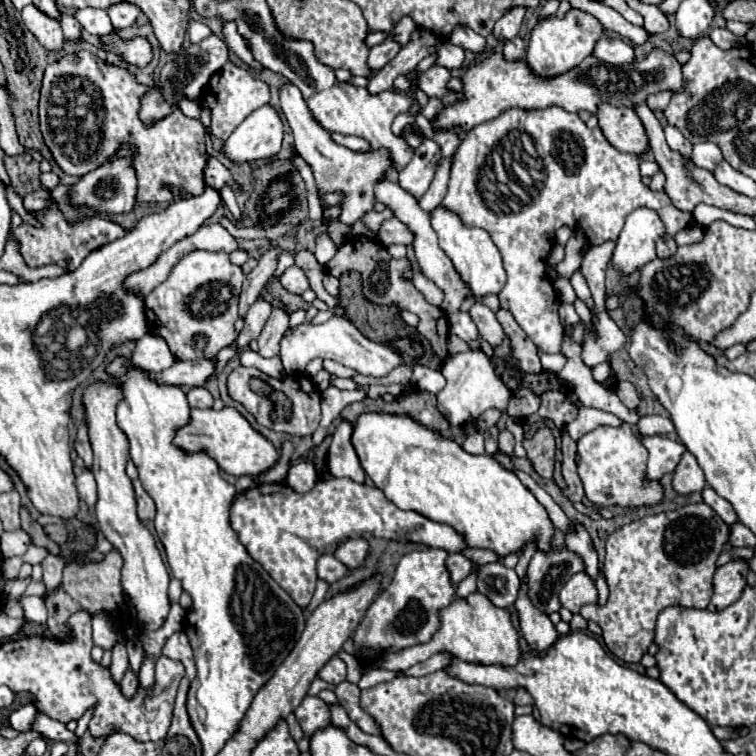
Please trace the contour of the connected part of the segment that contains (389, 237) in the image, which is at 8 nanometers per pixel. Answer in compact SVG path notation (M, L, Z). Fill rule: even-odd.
M396 217L386 219L380 225L380 239L384 245L392 245L392 243L400 243L400 245L412 245L412 233L410 229L406 229L406 225L402 225L402 221L398 221Z

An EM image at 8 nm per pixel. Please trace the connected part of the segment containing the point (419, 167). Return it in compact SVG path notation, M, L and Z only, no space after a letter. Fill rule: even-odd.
M422 141L410 165L404 171L400 171L398 185L416 199L420 199L428 191L428 185L434 177L434 165L440 161L440 157L440 147L434 141Z

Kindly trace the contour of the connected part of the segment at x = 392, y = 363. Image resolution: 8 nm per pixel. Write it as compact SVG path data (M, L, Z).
M334 315L322 325L306 323L306 325L296 327L294 331L286 331L282 345L280 345L280 359L288 375L304 373L304 367L308 365L308 361L316 357L334 359L342 363L344 367L350 367L368 377L386 377L394 367L406 365L406 357L398 349L366 339L346 317L340 317L340 315Z

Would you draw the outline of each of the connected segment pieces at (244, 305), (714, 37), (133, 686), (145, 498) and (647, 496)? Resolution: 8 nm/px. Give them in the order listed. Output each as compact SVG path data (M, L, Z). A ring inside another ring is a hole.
M272 245L272 247L268 247L268 251L264 251L260 255L258 265L246 275L242 293L240 293L240 317L244 317L246 311L250 309L250 305L260 297L262 289L266 287L266 283L270 281L274 269L276 269L276 261L278 261L278 247Z
M716 28L710 35L711 40L721 49L729 50L733 47L748 45L749 42L745 37L738 37L726 28Z
M128 669L128 671L124 673L124 679L122 679L122 683L120 683L120 689L122 689L122 695L124 695L126 699L132 699L132 697L134 697L134 693L136 693L136 689L138 689L138 679L136 679L136 675L134 675L132 669Z
M134 483L134 491L136 491L136 501L138 501L138 517L140 517L142 521L152 519L152 517L156 515L152 497L142 489L142 483Z
M598 427L592 433L586 433L578 439L578 451L582 461L578 465L578 475L584 483L586 497L598 507L638 507L638 505L654 505L662 499L662 487L658 481L648 483L644 479L646 473L646 447L632 435L628 427Z

